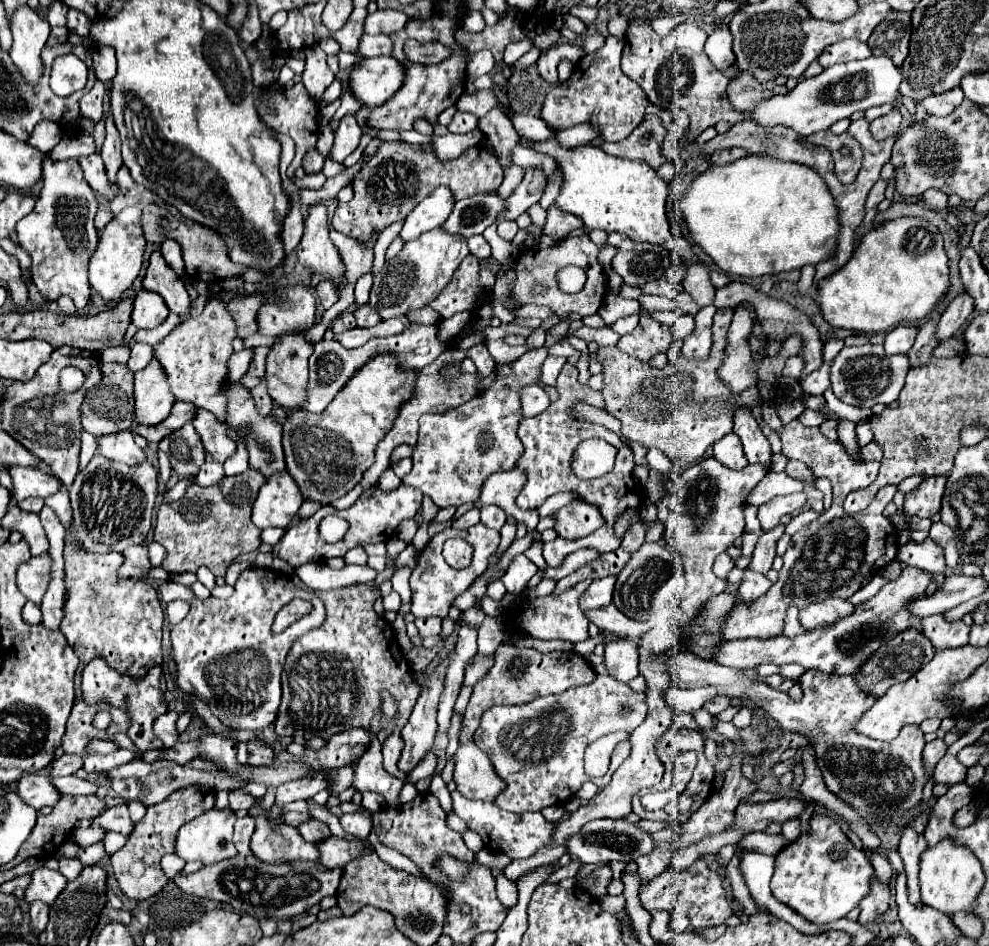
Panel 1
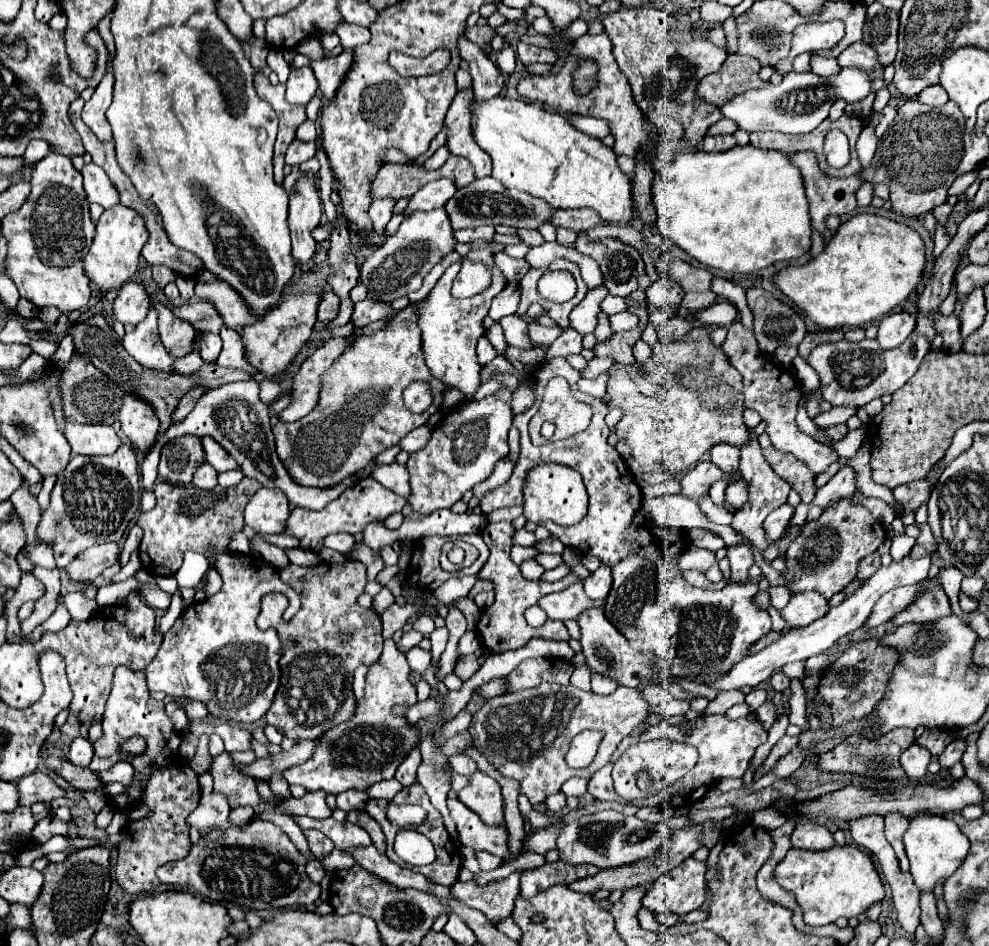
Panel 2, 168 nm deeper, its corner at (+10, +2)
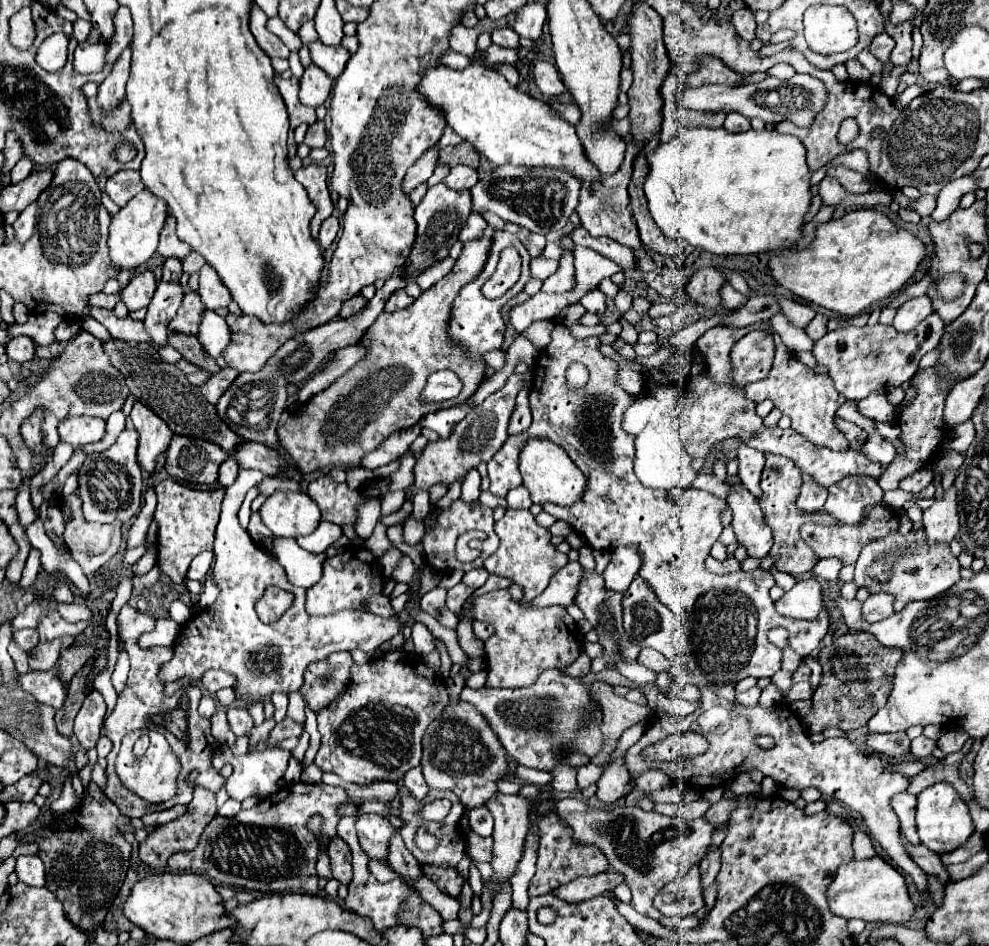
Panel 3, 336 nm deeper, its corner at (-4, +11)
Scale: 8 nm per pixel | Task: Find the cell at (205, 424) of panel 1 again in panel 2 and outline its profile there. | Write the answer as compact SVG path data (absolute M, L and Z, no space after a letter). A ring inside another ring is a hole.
M202 439L204 451L206 451L206 461L218 471L230 471L230 469L240 469L238 463L232 459L232 455L228 455L214 439Z

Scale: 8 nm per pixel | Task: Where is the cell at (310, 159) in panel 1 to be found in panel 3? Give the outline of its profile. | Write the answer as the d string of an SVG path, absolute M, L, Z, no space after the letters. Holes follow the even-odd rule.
M314 122L308 132L306 132L306 138L304 138L304 144L308 144L310 148L324 148L326 144L326 130L324 130L324 122Z

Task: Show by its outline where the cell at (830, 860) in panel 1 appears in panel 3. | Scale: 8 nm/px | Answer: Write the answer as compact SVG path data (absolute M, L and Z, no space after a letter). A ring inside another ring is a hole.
M872 856L868 860L852 860L848 864L838 866L834 874L834 882L826 890L830 910L842 918L860 918L864 922L890 922L902 924L912 918L914 904L908 896L906 882L902 874L898 874L888 862L880 856Z

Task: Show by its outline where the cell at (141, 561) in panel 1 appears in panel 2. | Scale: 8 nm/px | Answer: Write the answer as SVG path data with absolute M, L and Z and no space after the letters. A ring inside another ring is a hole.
M104 543L104 545L92 545L86 551L78 553L64 571L68 573L72 583L92 583L106 567L114 565L118 561L118 545L116 543Z

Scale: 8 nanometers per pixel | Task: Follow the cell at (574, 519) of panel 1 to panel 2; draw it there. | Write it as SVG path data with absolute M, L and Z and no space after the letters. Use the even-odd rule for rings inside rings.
M538 463L526 475L524 485L524 517L528 521L540 523L544 519L552 519L564 527L570 523L578 523L588 509L588 495L578 471L558 465L558 463Z

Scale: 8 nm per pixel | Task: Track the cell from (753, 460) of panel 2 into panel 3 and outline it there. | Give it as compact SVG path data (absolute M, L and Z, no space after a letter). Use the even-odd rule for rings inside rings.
M766 454L766 466L764 466L762 484L760 484L762 498L758 500L758 504L764 512L766 524L772 528L772 534L774 534L774 546L770 550L770 556L774 558L774 566L782 572L792 574L792 576L812 570L812 566L818 562L812 549L802 542L800 528L808 521L826 526L832 526L835 523L833 515L828 512L804 515L800 510L796 510L794 502L800 494L800 486L802 486L802 476L800 476L798 466L792 460L784 458L784 456L776 456L776 454Z

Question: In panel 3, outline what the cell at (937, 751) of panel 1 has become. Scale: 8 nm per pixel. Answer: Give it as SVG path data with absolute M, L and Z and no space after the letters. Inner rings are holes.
M918 736L912 740L910 752L914 754L914 758L928 758L928 756L932 756L934 748L936 748L936 740L930 740L926 736Z

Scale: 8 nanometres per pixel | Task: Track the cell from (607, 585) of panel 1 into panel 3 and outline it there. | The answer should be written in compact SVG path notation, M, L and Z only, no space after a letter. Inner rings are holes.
M616 548L612 550L612 558L610 564L604 570L604 582L606 588L614 590L614 592L626 592L630 582L634 580L636 572L640 570L640 556L634 548Z

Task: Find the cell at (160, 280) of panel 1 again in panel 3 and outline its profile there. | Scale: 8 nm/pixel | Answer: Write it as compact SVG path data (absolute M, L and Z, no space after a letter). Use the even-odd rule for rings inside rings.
M170 334L168 344L172 348L176 348L182 354L182 358L186 358L188 362L192 362L192 364L196 364L212 374L216 374L220 370L216 366L216 360L202 348L196 334Z

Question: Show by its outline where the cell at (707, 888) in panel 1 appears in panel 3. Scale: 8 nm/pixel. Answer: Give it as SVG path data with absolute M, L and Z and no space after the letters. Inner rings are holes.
M692 866L688 874L666 884L654 898L654 906L664 916L690 916L704 908L700 866Z

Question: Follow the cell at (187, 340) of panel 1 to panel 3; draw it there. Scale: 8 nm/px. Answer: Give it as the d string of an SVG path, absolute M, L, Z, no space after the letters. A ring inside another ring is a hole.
M160 282L156 288L156 294L148 306L148 314L144 318L144 328L152 338L156 350L168 346L168 324L182 304L182 294L184 290L180 284Z

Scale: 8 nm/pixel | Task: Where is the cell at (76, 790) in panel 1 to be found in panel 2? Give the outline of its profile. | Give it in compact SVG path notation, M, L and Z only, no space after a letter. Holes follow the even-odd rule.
M40 771L20 779L20 783L16 783L16 789L20 793L18 805L34 805L38 801L52 801L56 797L64 797L66 793L46 773L40 773Z

